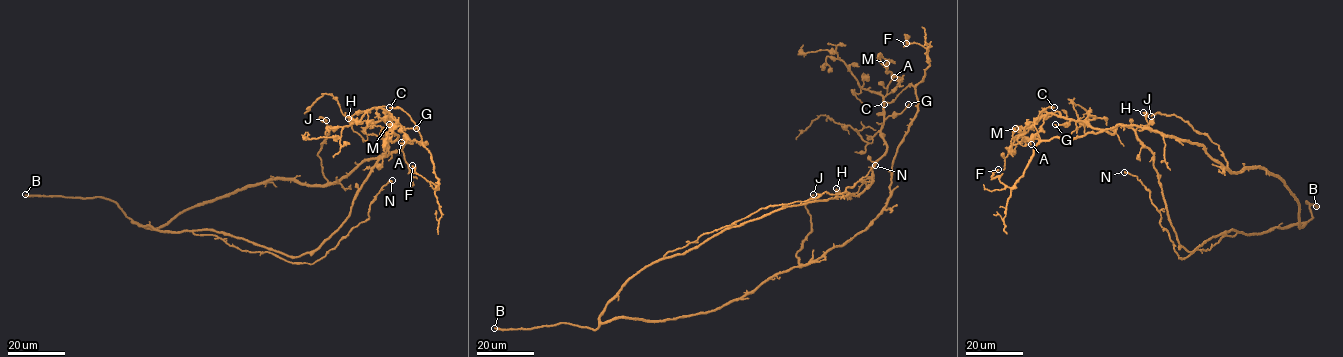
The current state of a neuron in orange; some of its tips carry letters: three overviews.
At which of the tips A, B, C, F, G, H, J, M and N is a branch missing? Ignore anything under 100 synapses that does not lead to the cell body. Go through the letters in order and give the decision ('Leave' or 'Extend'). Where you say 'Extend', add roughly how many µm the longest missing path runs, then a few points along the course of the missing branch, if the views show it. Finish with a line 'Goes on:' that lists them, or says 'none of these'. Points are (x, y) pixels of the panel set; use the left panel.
A: Leave
B: Extend. Missing length about 10 µm. Course of what is missing: (25, 194), (9, 195), (2, 186)
C: Leave
F: Leave
G: Leave
H: Leave
J: Leave
M: Leave
N: Leave
Goes on: B

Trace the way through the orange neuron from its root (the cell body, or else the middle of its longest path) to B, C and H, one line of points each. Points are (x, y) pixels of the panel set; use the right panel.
B: (1294, 225), (1312, 218), (1306, 201), (1316, 206)
C: (1294, 225), (1297, 202), (1265, 169), (1231, 172), (1135, 125), (1042, 140), (1034, 121), (1054, 107)
H: (1294, 225), (1232, 229), (1187, 251), (1153, 154), (1135, 131), (1151, 132), (1143, 112)

